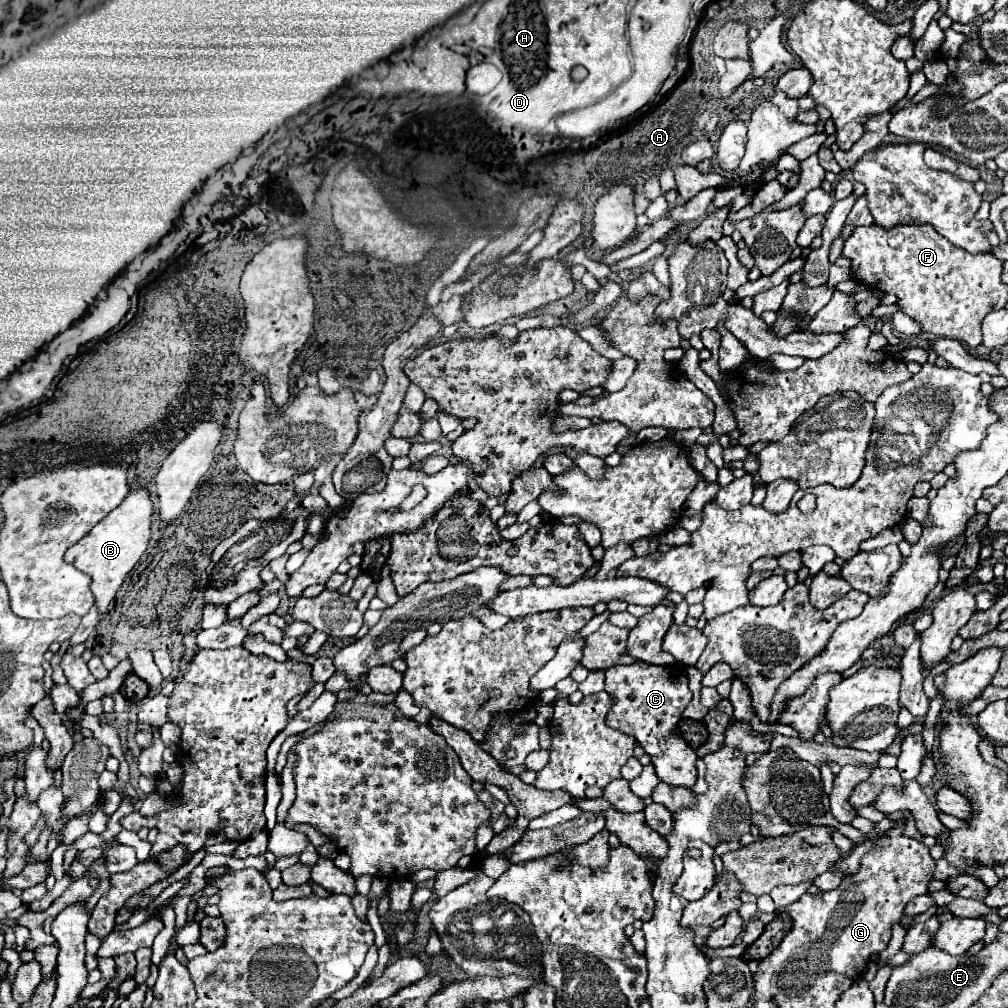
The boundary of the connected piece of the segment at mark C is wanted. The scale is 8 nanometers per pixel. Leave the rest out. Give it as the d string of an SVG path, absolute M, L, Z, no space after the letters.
M634 662L630 666L614 666L606 670L606 688L612 696L612 706L606 714L606 724L614 730L626 732L638 740L644 752L650 756L656 774L662 782L672 786L694 786L696 782L696 752L676 732L682 712L692 700L684 666L650 666Z

